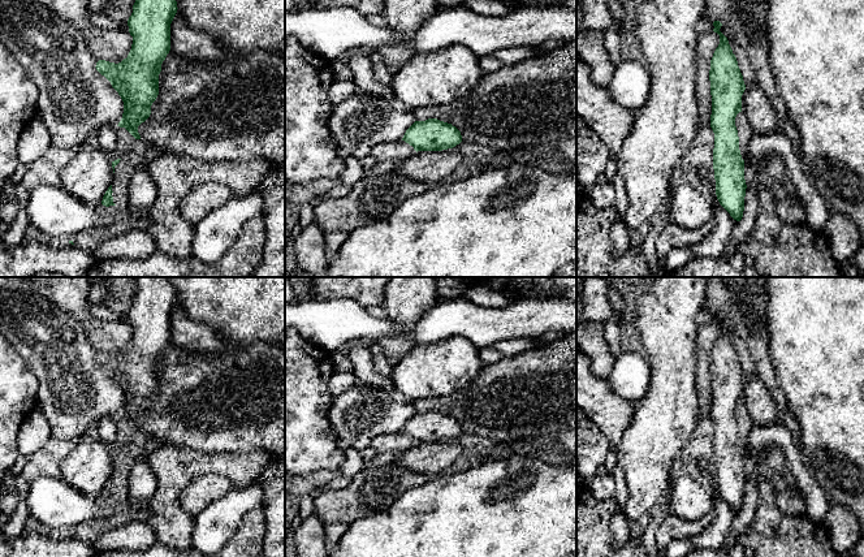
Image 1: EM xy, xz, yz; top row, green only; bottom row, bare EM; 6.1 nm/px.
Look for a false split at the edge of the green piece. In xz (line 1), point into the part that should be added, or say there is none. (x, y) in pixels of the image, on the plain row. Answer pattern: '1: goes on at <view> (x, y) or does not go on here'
1: does not go on here

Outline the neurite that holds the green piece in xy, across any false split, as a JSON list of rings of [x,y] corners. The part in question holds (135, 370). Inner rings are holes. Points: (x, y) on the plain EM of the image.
[[[135,277],[135,281],[137,292],[128,311],[133,328],[128,349],[118,355],[99,351],[95,359],[124,393],[117,418],[141,431],[138,418],[150,409],[159,387],[159,366],[170,342],[170,315],[178,299],[170,277]]]

